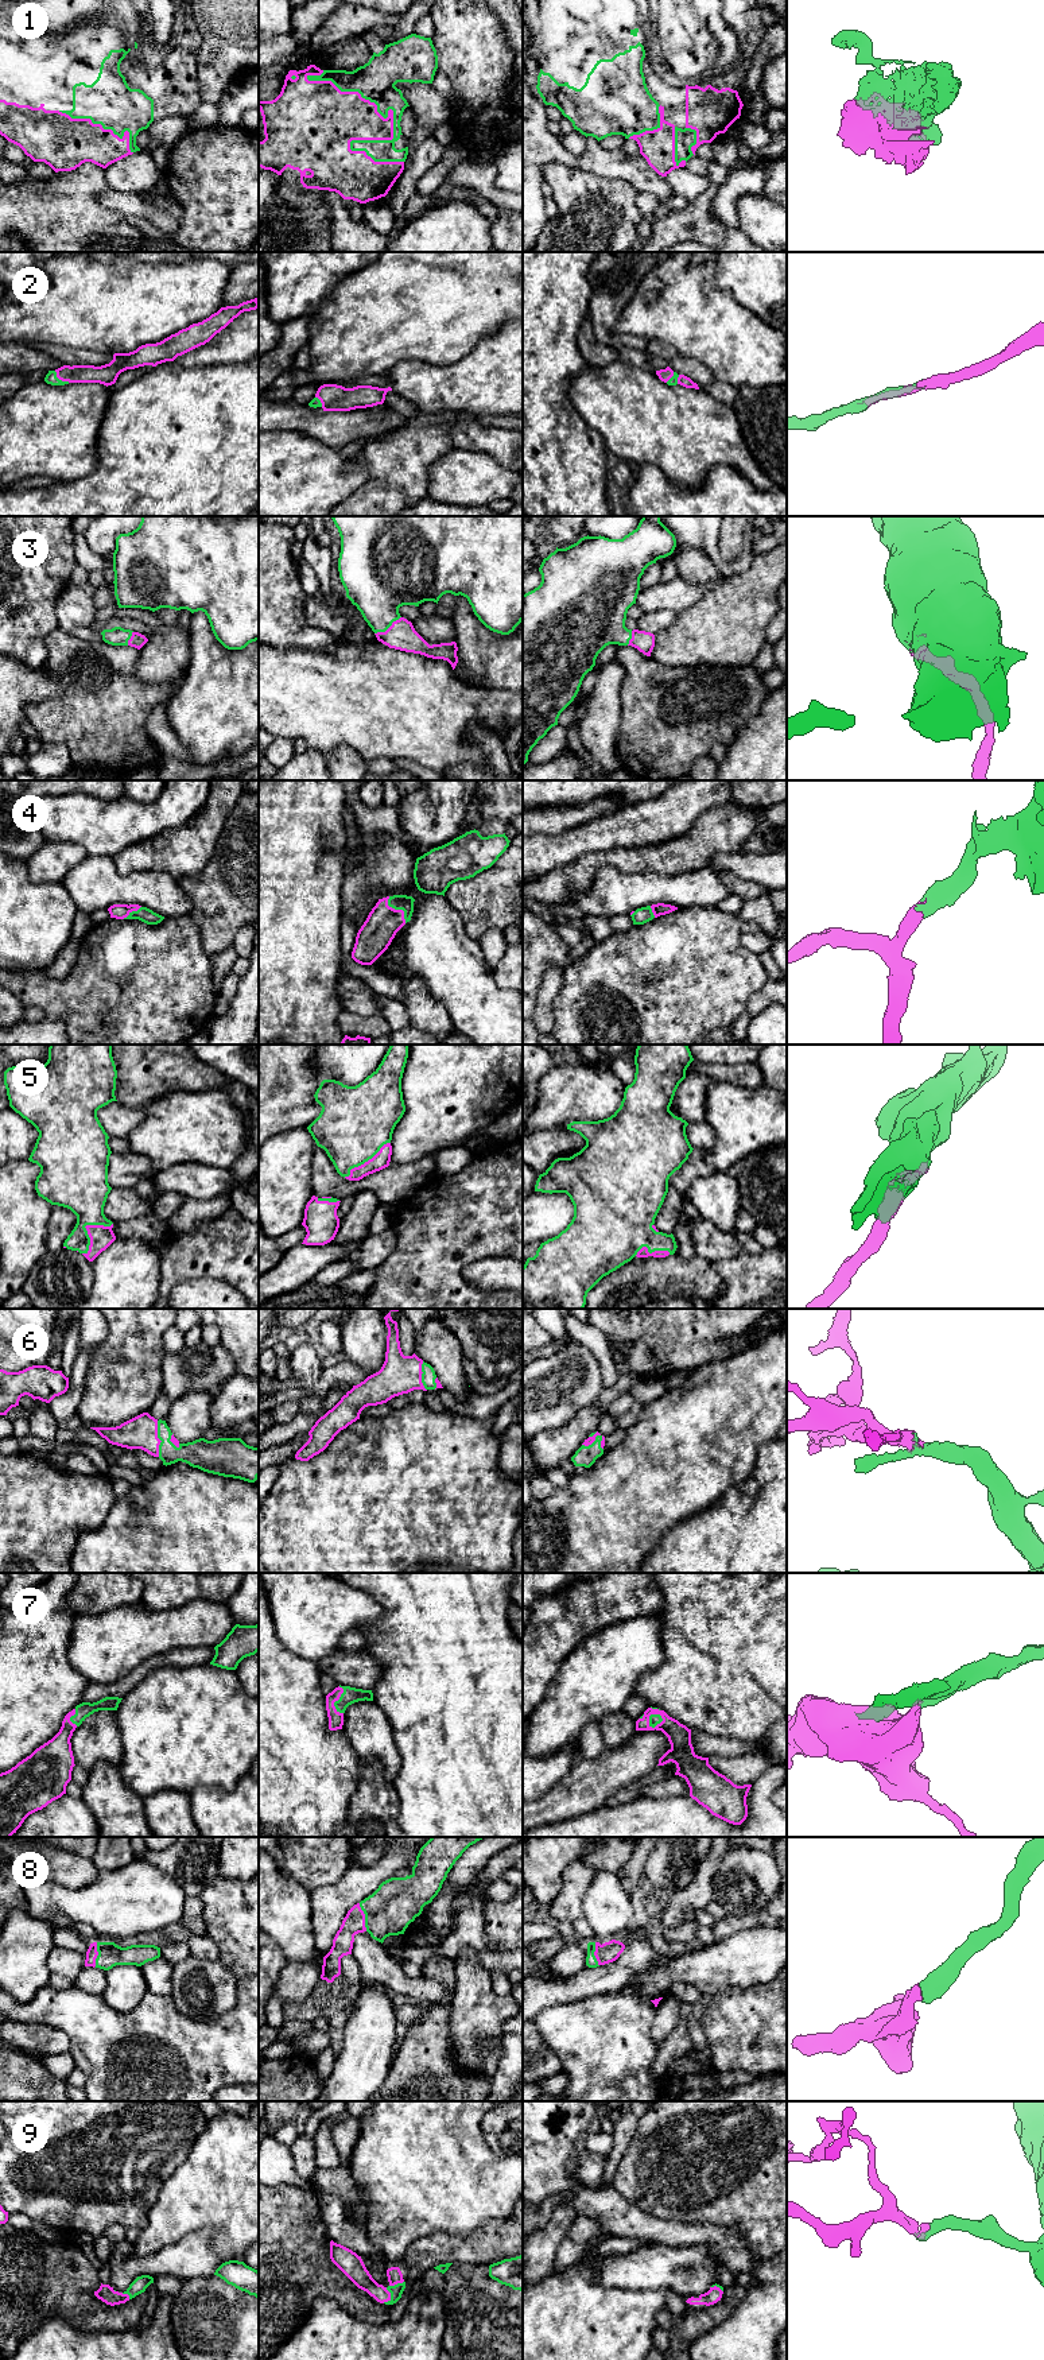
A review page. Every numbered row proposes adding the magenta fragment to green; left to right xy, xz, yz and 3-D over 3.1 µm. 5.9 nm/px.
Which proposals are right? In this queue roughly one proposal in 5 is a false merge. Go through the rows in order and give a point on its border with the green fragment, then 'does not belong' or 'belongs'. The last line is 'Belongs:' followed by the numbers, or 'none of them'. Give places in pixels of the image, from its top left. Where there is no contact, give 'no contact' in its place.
1: meets green in xz at (394, 127); belongs
2: meets green in xy at (61, 380); belongs
3: meets green in xz at (387, 628); belongs
4: meets green in xz at (398, 909); belongs
5: meets green in xy at (85, 1228); belongs
6: meets green in xy at (158, 1437); belongs
7: meets green in yz at (655, 1725); belongs
8: meets green in xz at (365, 1917); belongs
9: meets green in xz at (391, 2297); belongs
Belongs: 1, 2, 3, 4, 5, 6, 7, 8, 9

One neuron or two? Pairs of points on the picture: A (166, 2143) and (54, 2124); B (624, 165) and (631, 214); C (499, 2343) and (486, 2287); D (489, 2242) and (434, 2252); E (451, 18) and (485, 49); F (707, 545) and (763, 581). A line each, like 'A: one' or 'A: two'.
A: one
B: two
C: one
D: one
E: one
F: two

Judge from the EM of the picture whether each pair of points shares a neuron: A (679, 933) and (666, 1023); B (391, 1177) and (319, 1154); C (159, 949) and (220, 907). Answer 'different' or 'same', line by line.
A: same
B: same
C: different

